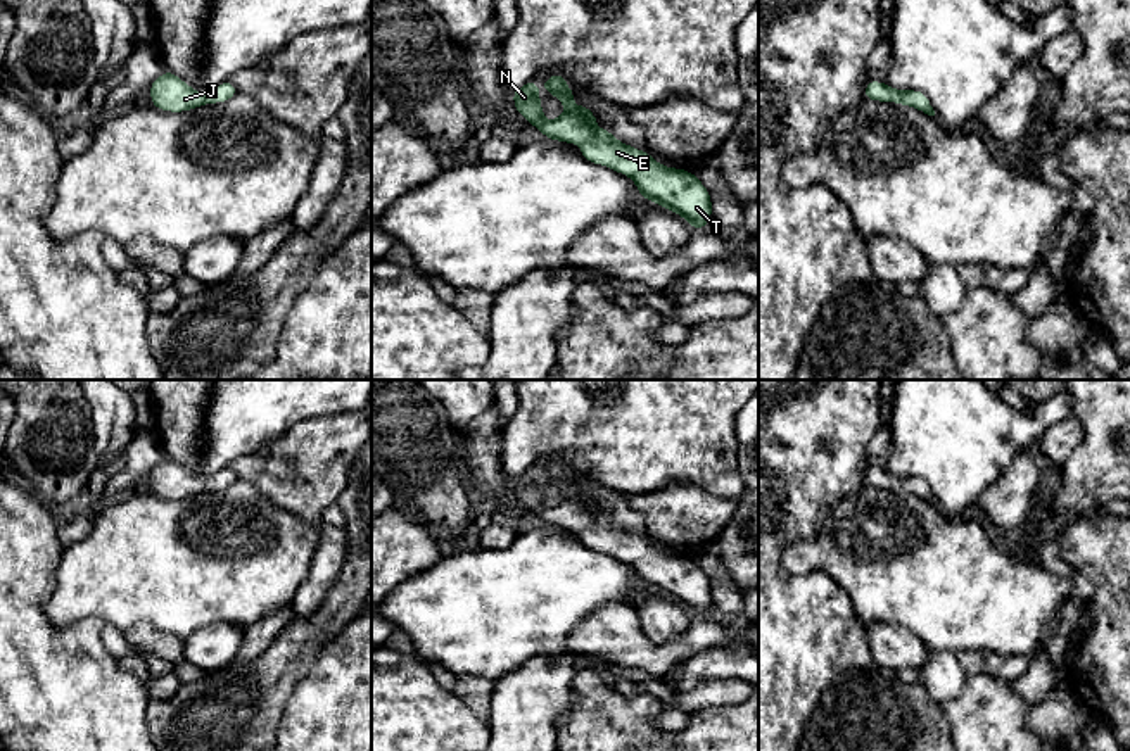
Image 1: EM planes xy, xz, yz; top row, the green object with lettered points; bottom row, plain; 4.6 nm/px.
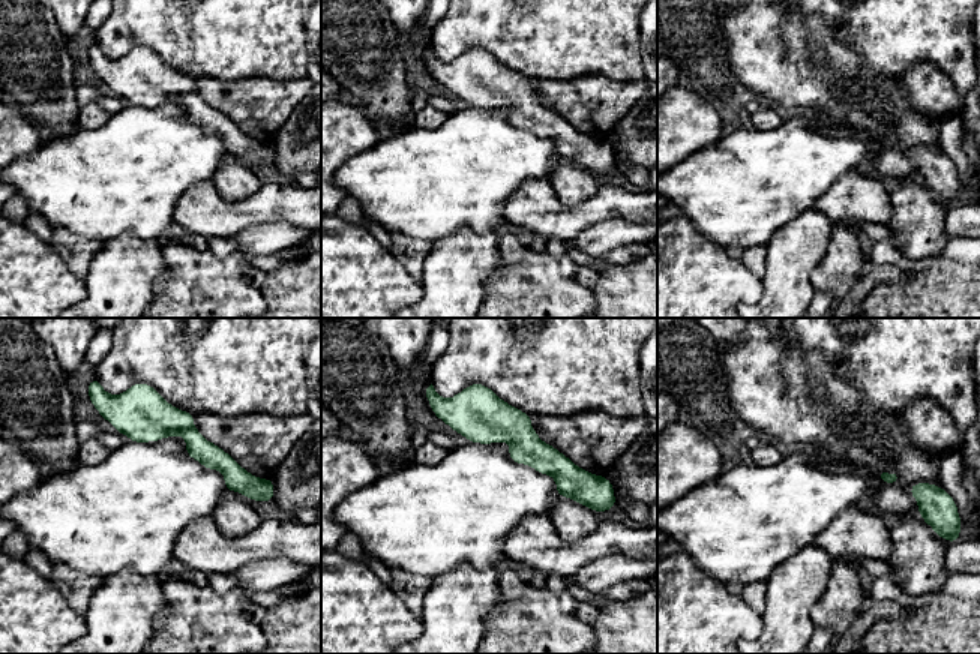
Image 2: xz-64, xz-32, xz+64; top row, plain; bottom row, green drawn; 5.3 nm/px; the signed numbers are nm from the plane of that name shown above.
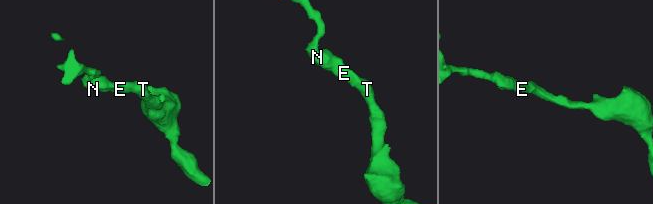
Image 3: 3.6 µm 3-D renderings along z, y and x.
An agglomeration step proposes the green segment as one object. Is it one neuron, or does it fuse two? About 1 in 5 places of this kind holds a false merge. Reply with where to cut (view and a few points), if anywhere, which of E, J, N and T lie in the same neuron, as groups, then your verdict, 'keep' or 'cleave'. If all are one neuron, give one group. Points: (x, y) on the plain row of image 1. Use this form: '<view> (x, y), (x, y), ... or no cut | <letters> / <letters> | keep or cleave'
no cut | E J N T | keep

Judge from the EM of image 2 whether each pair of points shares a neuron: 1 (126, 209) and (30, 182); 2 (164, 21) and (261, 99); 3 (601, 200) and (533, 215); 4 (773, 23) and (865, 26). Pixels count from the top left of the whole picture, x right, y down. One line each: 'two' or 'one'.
1: one
2: two
3: one
4: two

